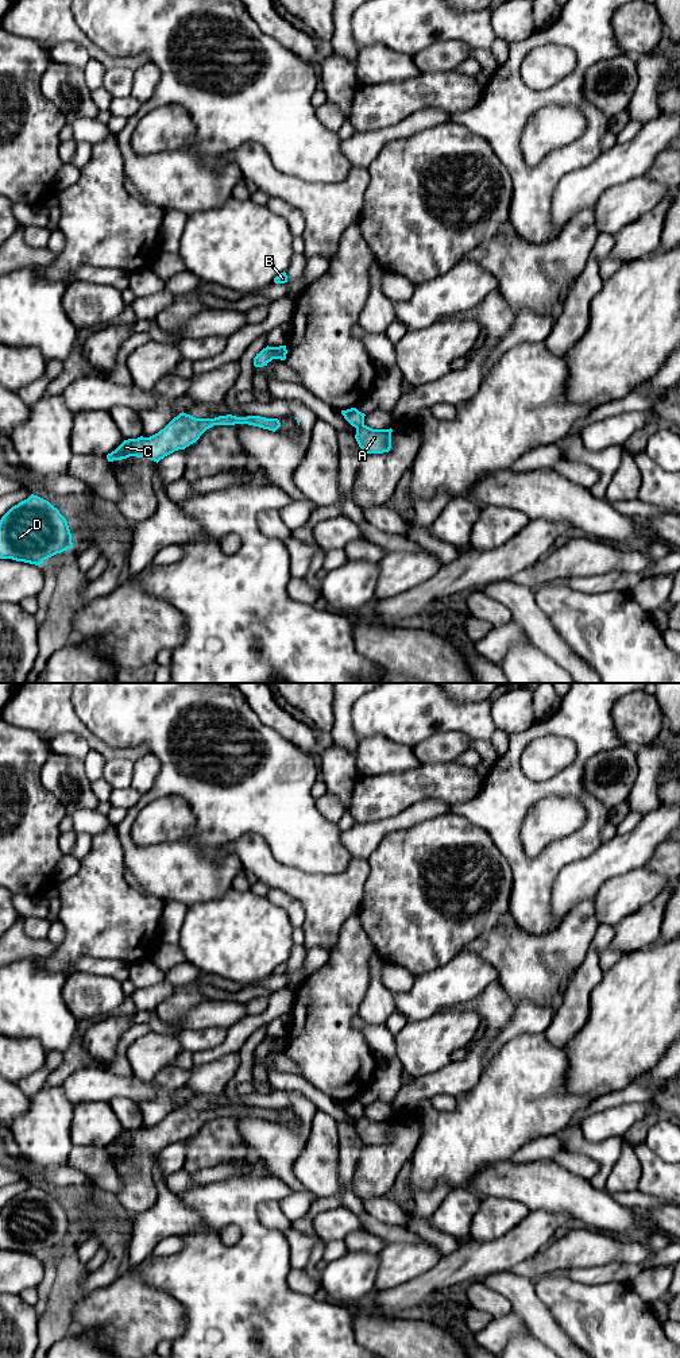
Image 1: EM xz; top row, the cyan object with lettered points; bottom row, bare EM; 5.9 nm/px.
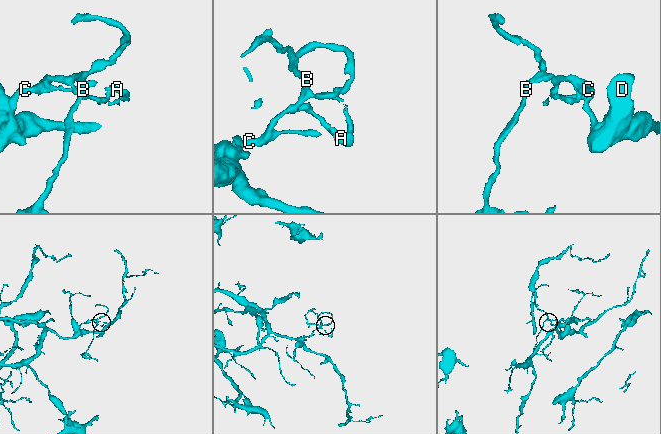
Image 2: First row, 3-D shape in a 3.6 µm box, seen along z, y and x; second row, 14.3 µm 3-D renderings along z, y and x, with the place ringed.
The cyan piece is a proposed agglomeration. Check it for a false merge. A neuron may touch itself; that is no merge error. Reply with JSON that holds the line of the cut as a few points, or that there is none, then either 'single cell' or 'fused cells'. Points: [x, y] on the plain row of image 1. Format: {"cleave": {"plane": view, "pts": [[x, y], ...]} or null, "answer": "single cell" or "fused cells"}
{"cleave": {"plane": "xz", "pts": [[363, 1115], [356, 1119]]}, "answer": "fused cells"}

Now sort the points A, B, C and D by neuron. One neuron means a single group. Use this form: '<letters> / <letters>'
A / B C D

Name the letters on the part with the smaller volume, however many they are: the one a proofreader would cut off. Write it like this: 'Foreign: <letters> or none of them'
Foreign: A

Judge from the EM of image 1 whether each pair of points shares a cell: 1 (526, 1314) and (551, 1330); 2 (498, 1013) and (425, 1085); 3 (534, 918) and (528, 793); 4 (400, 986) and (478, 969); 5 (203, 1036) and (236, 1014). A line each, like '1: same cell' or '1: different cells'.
1: same cell
2: same cell
3: same cell
4: different cells
5: different cells

